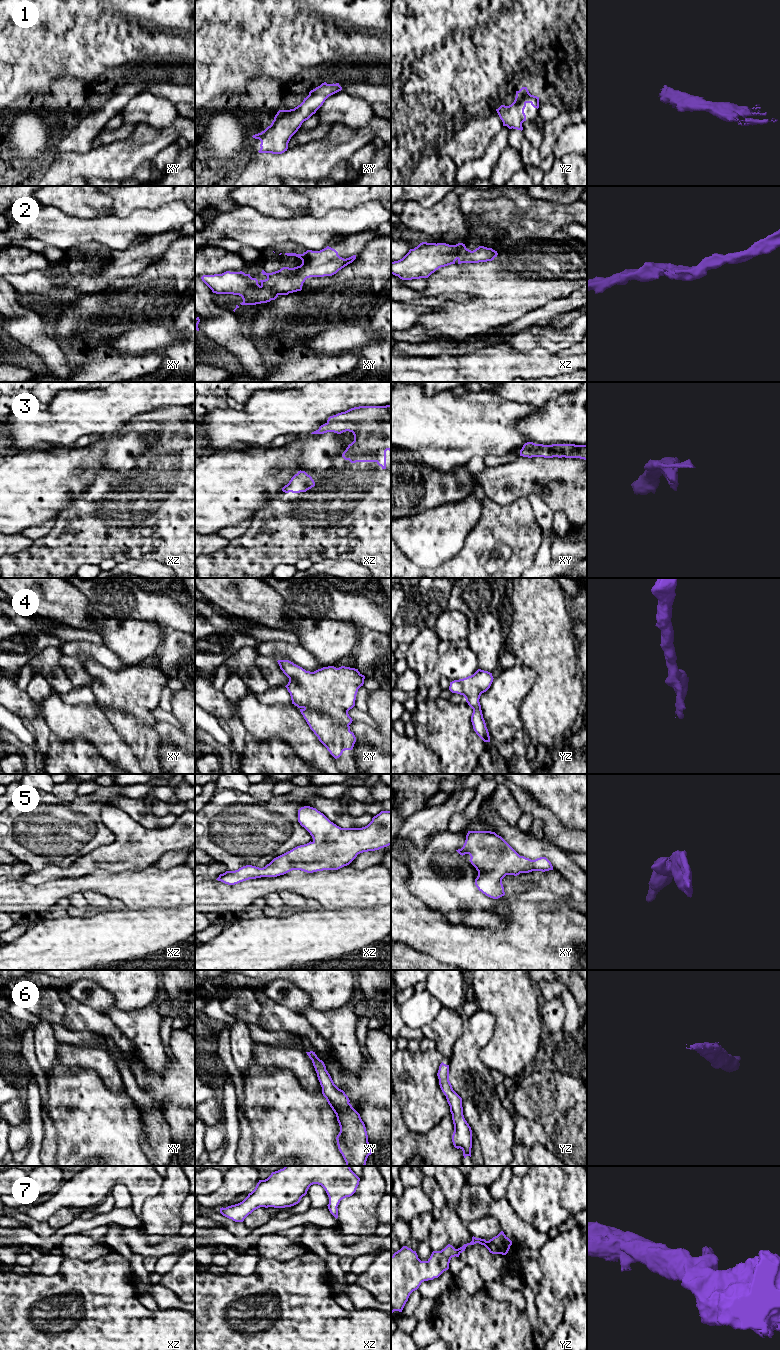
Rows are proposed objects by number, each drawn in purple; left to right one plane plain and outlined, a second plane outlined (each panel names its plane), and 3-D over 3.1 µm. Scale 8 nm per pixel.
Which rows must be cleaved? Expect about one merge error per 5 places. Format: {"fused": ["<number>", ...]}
{"fused": []}

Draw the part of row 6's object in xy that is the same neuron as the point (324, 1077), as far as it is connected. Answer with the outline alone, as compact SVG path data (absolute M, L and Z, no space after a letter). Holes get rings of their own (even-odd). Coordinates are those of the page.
M315 1052L306 1053L312 1060L322 1094L336 1114L340 1126L336 1140L346 1166L365 1166L368 1156L372 1154L372 1146L368 1142L366 1127L360 1114L349 1103L345 1092L334 1084L324 1062Z

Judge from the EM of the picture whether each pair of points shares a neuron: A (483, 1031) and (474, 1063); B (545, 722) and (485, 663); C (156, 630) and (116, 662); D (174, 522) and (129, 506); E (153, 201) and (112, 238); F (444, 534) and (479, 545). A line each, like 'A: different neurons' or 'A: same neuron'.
A: same neuron
B: different neurons
C: different neurons
D: same neuron
E: different neurons
F: different neurons

